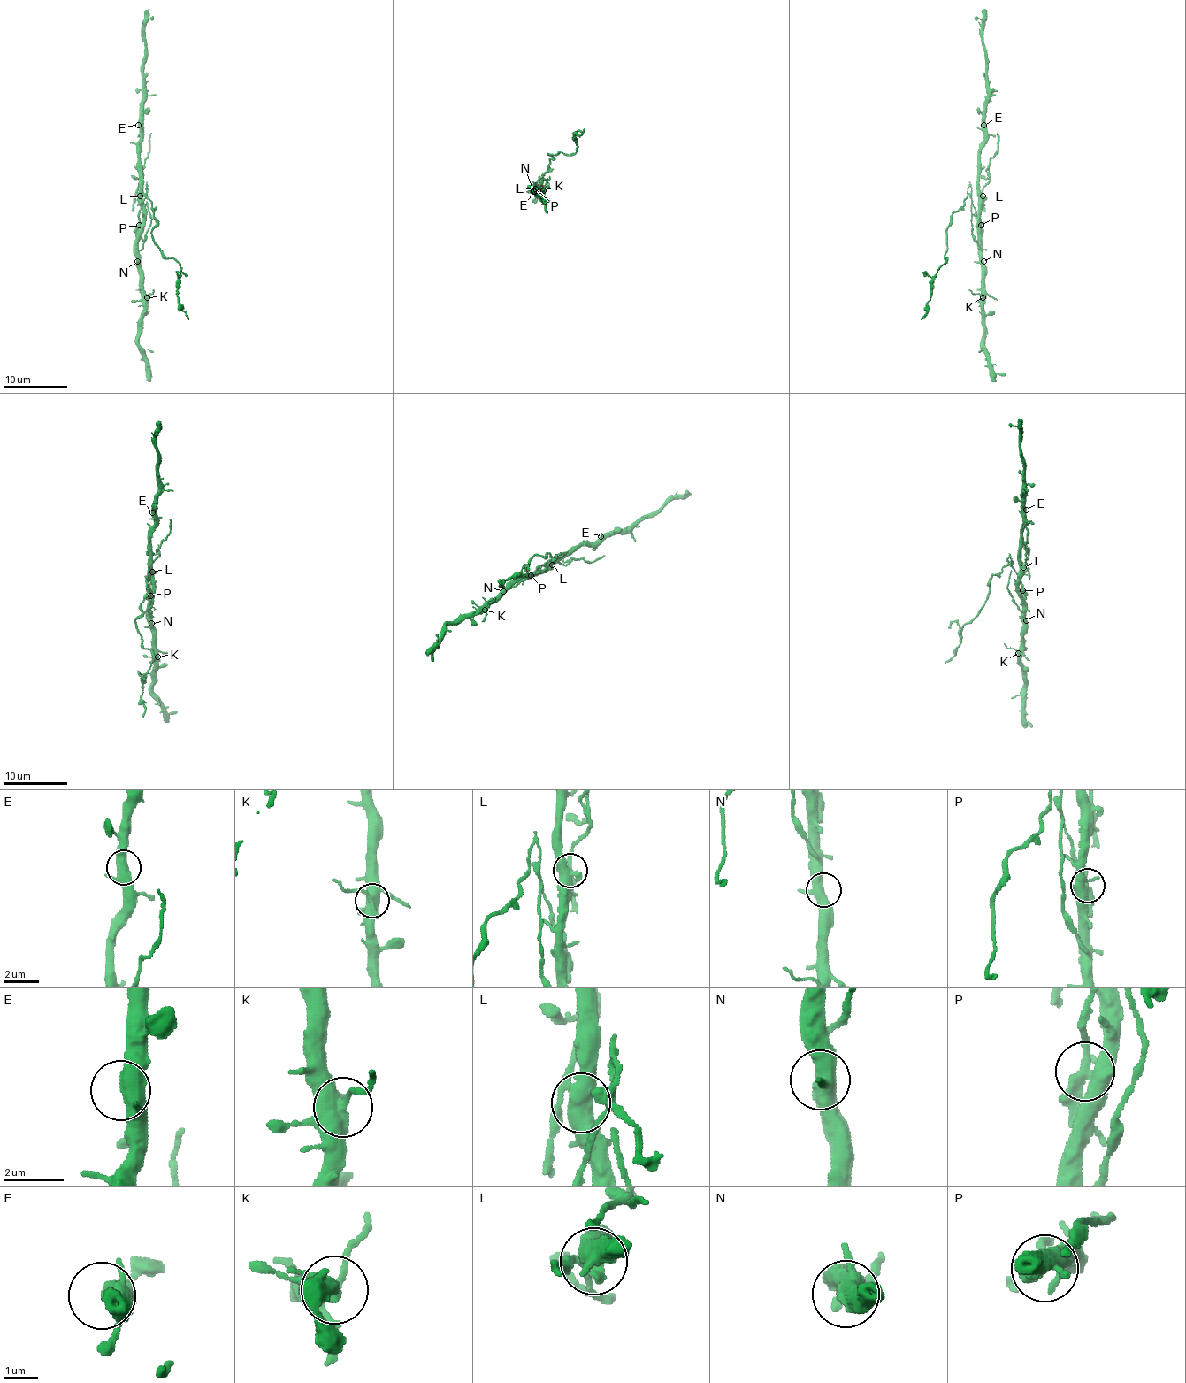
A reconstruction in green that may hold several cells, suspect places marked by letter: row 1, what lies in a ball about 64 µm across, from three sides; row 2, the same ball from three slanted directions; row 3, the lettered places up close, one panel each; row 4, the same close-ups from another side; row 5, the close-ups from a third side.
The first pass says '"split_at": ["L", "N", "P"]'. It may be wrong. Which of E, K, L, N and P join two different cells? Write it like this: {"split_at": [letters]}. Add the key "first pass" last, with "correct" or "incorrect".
{"split_at": ["L", "N", "P"], "first pass": "correct"}

